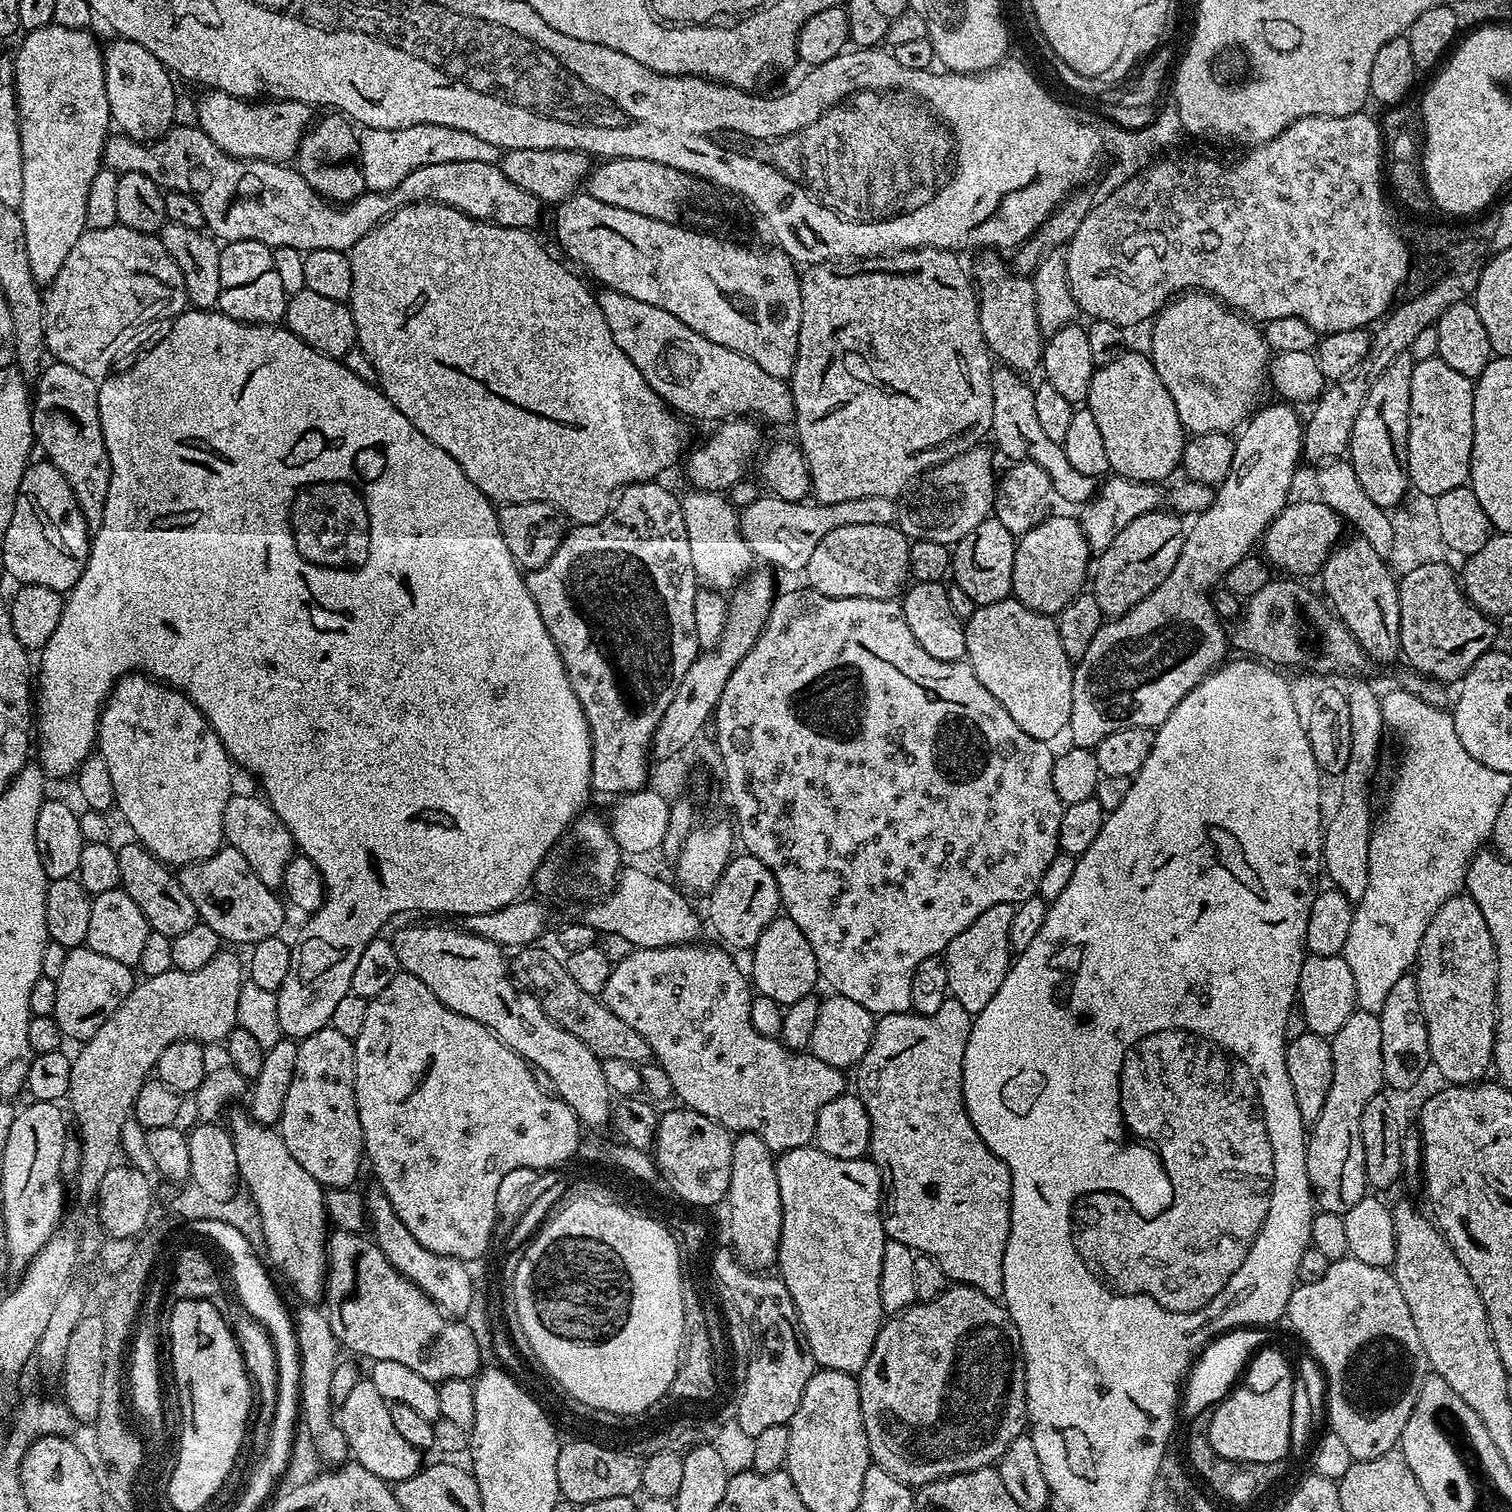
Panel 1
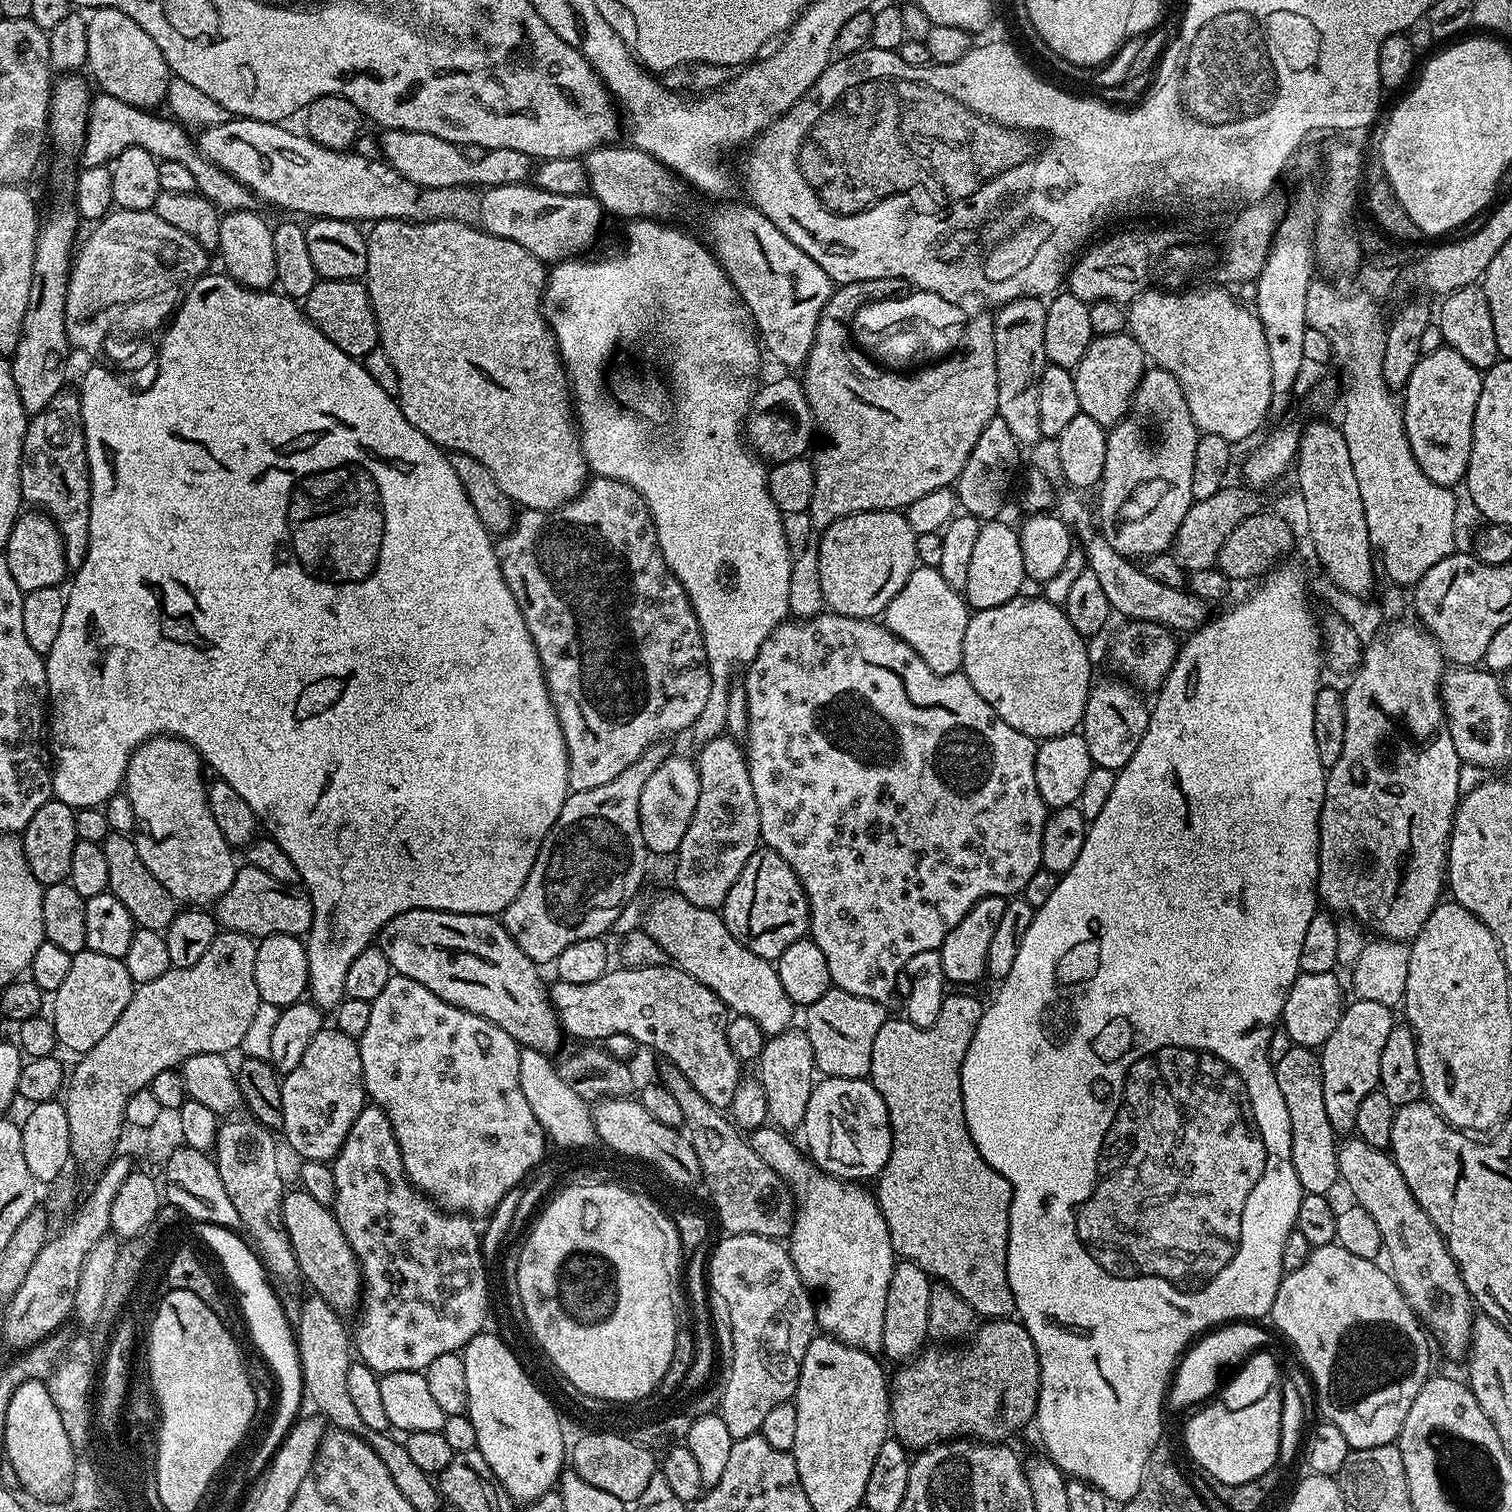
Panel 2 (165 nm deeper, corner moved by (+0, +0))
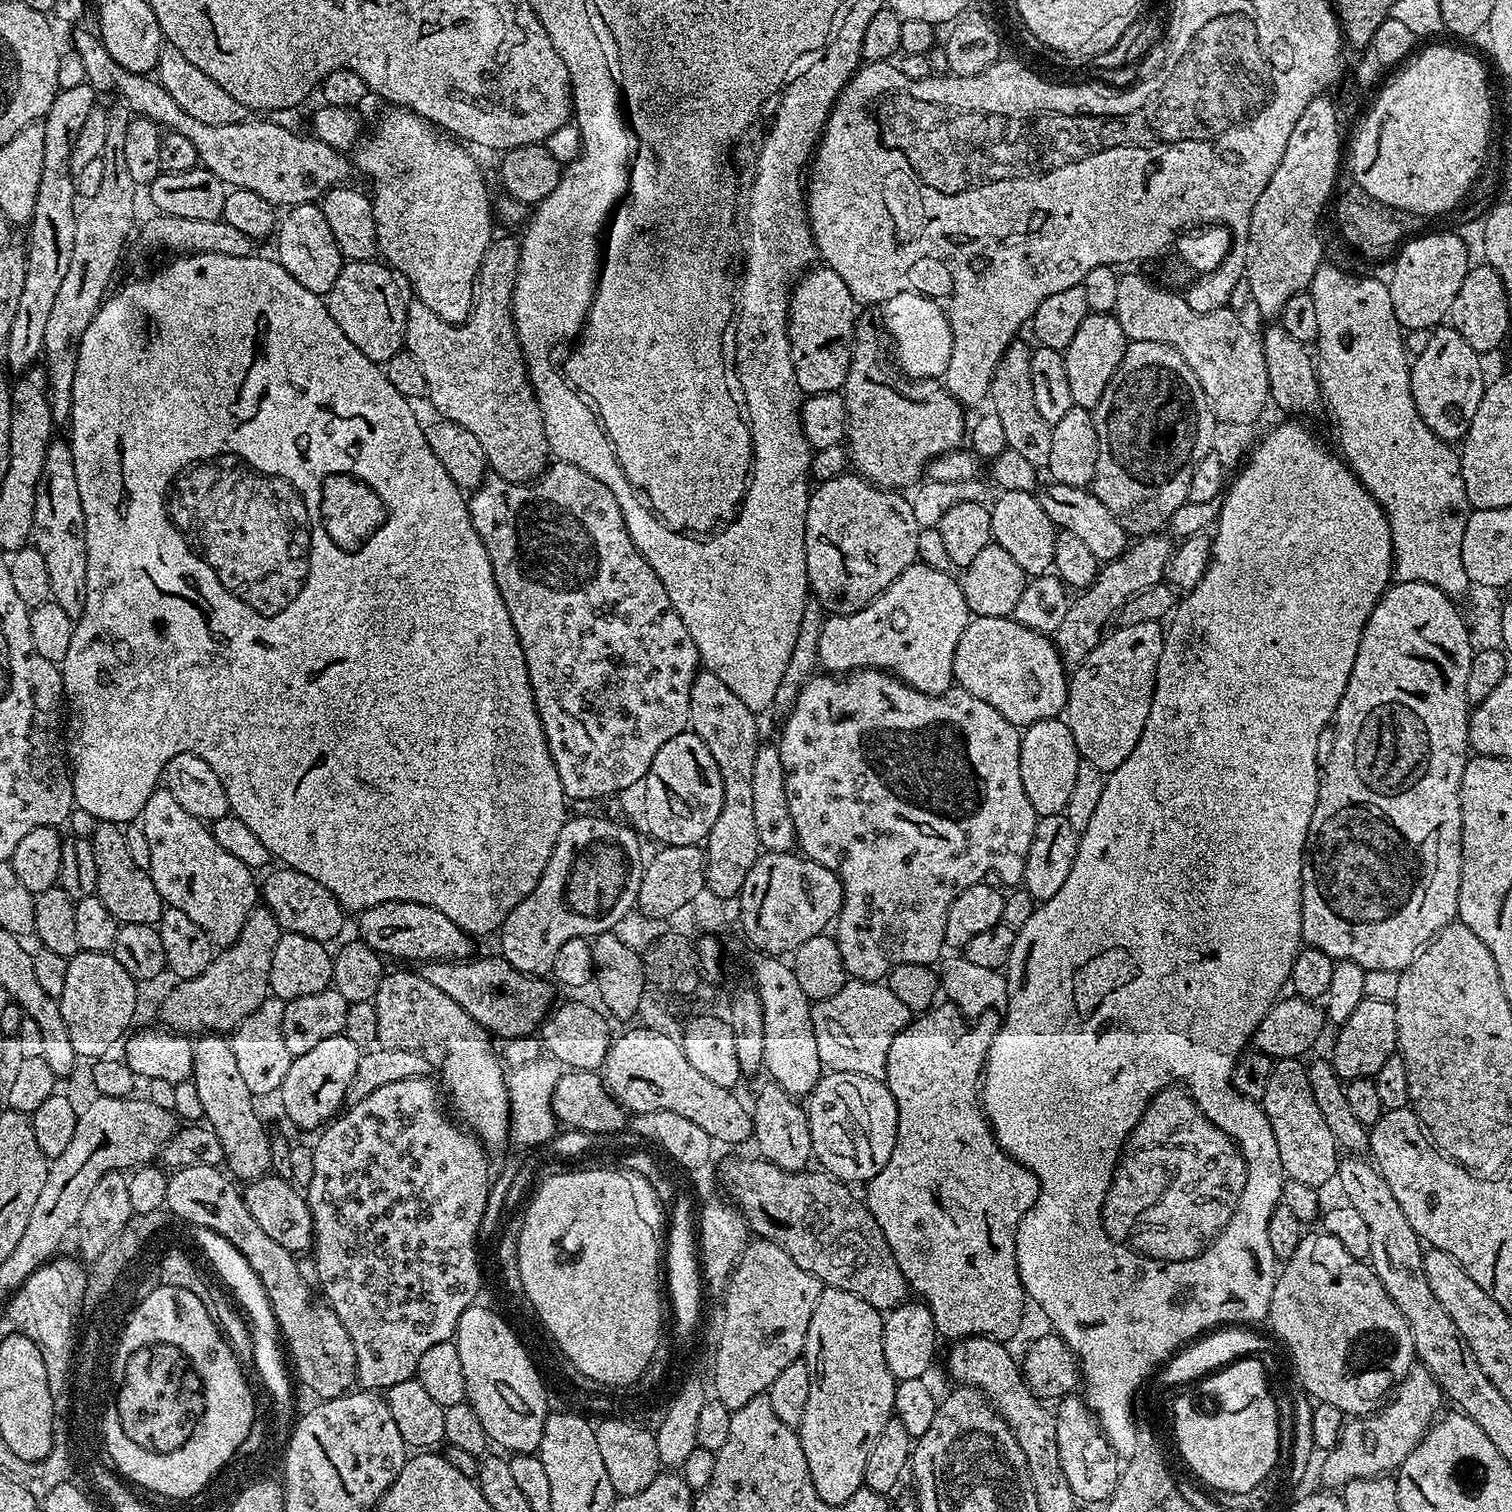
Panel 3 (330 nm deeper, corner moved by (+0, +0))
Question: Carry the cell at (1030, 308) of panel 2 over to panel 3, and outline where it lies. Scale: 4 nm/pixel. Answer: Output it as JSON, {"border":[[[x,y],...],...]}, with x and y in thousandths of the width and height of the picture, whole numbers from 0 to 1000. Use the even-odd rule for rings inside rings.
{"border":[[[675,224],[670,225],[669,228],[664,232],[660,239],[659,246],[656,249],[655,270],[663,276],[667,296],[673,298],[673,300],[676,300],[679,306],[681,306],[688,311],[694,306],[696,281],[692,279],[692,276],[689,276],[689,274],[687,274],[687,268],[684,267],[684,253],[681,250],[683,230],[677,228],[676,225]]]}

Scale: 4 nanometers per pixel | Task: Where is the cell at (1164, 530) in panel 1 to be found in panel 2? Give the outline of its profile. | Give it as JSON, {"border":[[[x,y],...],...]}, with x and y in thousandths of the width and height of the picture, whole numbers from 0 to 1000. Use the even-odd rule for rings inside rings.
{"border":[[[764,242],[757,245],[746,273],[732,284],[731,308],[730,315],[728,317],[728,339],[726,336],[726,351],[734,358],[741,368],[747,369],[760,369],[767,366],[772,366],[776,362],[779,348],[789,333],[787,324],[787,315],[790,314],[790,298],[795,288],[790,276],[787,276],[787,269],[784,269],[784,261],[779,255],[779,250],[771,245]]]}

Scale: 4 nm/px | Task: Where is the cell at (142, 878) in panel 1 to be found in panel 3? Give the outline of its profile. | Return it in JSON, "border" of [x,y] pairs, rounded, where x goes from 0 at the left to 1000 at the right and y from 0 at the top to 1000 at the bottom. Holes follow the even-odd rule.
{"border":[[[65,543],[60,554],[62,570],[65,575],[63,593],[75,604],[77,611],[105,612],[109,602],[108,595],[104,591],[97,574],[91,573],[86,567],[86,560],[82,554],[82,548],[79,545]]]}

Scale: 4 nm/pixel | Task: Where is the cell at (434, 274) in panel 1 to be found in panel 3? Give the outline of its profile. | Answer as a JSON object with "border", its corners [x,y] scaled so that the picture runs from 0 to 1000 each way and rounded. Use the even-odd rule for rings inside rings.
{"border":[[[326,158],[325,161],[321,165],[320,173],[317,177],[317,182],[315,183],[315,195],[312,202],[312,207],[310,208],[309,212],[306,214],[296,214],[292,210],[290,210],[290,208],[287,208],[287,205],[284,205],[284,202],[282,202],[278,198],[273,198],[270,201],[270,210],[269,210],[269,221],[267,222],[267,230],[275,237],[279,242],[279,247],[282,250],[282,255],[283,256],[282,264],[286,264],[286,267],[288,269],[289,276],[300,279],[303,282],[308,282],[308,284],[311,284],[311,287],[313,287],[316,290],[316,292],[319,292],[319,298],[323,302],[323,310],[327,314],[331,315],[333,317],[337,317],[341,320],[350,319],[358,314],[362,310],[364,306],[364,300],[362,298],[362,290],[361,290],[361,284],[358,279],[358,271],[354,265],[354,261],[352,257],[352,254],[349,252],[349,243],[347,241],[347,235],[344,231],[343,226],[343,221],[340,216],[340,210],[339,210],[339,195],[340,194],[340,189],[341,188],[341,182],[344,178],[344,163],[341,158],[331,159]]]}

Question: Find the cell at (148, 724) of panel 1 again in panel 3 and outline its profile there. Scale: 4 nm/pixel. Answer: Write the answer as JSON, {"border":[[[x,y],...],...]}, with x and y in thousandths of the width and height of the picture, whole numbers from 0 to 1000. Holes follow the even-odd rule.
{"border":[[[108,520],[97,528],[94,547],[99,560],[98,577],[109,599],[120,602],[120,604],[131,610],[141,625],[154,624],[171,598],[171,582],[167,580],[169,579],[167,575],[157,570],[155,565],[147,562],[142,557],[140,547],[125,538]]]}

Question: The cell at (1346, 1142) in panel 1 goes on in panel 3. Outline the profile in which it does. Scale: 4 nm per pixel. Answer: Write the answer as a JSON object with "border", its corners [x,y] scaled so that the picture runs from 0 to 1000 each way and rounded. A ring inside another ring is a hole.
{"border":[[[920,661],[902,662],[893,671],[893,673],[886,678],[884,688],[881,690],[880,700],[884,712],[887,715],[901,714],[909,713],[911,708],[924,695],[923,685],[925,684],[925,676],[923,675],[923,665]]]}

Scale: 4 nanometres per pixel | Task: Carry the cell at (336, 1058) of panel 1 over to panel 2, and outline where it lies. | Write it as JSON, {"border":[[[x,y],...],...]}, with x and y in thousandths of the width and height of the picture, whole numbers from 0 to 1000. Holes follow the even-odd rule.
{"border":[[[222,679],[212,680],[210,684],[208,684],[205,692],[202,692],[202,697],[200,697],[200,702],[197,702],[197,705],[194,705],[194,708],[192,708],[187,712],[185,720],[188,740],[187,751],[190,753],[191,758],[198,764],[198,767],[215,769],[222,767],[229,755],[229,750],[231,750],[231,745],[234,745],[234,739],[237,739],[237,737],[242,731],[237,690],[224,683]]]}

